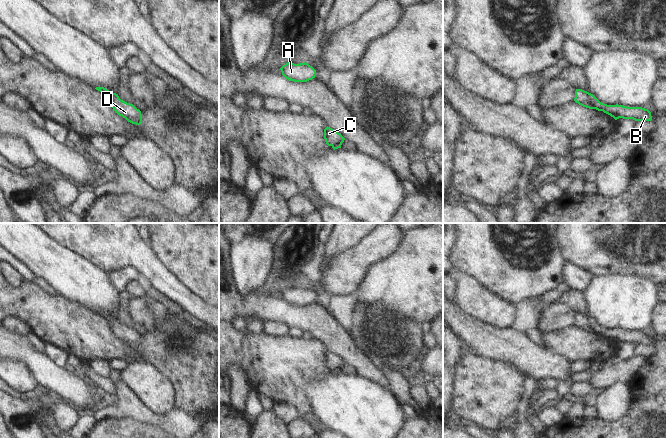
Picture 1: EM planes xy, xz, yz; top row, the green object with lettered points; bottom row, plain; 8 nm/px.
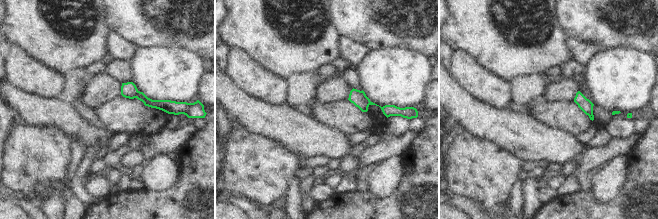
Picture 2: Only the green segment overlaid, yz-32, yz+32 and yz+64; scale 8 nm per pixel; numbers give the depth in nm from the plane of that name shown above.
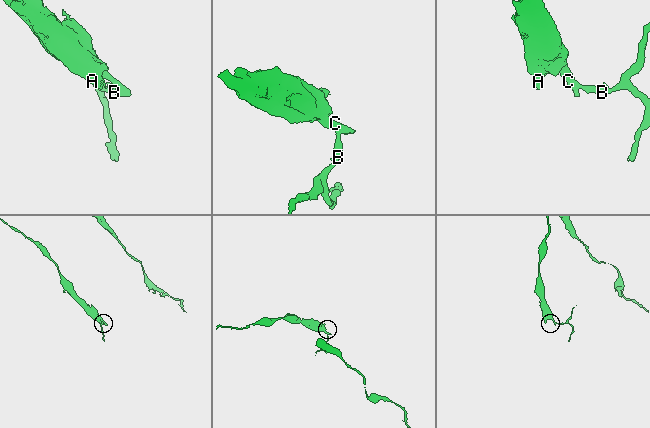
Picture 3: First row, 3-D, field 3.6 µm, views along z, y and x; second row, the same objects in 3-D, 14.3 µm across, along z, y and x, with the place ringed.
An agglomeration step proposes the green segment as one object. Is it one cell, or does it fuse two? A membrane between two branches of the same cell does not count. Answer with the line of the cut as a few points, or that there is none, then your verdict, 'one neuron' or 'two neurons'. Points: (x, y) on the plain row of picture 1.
cut yz (588, 317), (590, 327), (595, 332); two neurons

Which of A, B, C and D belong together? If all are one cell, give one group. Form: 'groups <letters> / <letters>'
groups A C D / B

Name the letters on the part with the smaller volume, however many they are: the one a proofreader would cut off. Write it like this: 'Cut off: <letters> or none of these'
Cut off: B

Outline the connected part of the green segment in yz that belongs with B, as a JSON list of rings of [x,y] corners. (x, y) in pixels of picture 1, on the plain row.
[[[588,318],[591,329],[598,335],[610,339],[615,344],[619,342],[633,343],[635,345],[651,345],[651,336],[642,331],[627,331],[623,329],[607,329],[601,327],[593,318]]]

